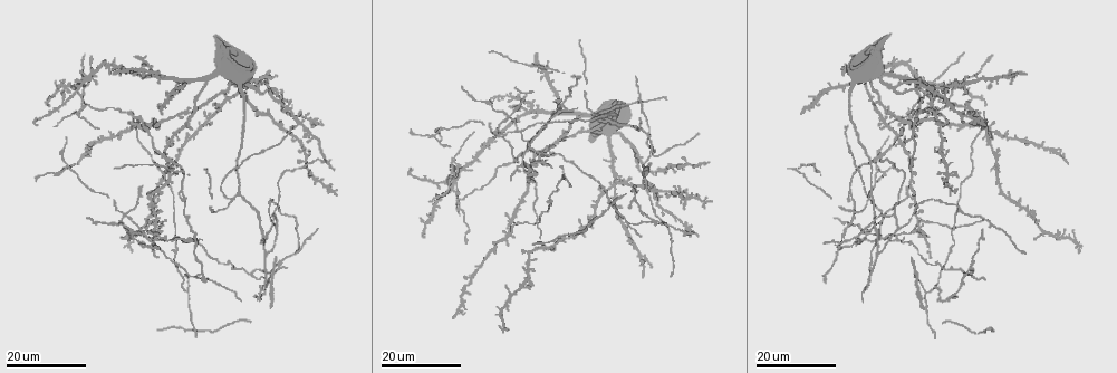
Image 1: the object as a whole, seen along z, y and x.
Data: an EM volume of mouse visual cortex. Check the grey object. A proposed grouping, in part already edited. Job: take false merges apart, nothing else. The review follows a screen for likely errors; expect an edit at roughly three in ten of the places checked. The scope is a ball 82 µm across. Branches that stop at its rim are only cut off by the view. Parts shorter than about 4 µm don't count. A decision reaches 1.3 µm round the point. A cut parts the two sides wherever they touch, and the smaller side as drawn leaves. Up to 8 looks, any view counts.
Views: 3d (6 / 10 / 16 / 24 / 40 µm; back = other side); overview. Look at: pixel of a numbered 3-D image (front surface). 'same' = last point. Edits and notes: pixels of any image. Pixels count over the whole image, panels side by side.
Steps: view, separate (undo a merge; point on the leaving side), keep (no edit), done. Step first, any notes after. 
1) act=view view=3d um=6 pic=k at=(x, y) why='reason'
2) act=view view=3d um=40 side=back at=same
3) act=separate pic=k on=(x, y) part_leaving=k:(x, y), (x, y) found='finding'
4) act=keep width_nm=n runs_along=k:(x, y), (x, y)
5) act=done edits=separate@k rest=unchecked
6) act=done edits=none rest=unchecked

act=view view=3d um=24 pic=1 at=(868, 199) why='arms part here'

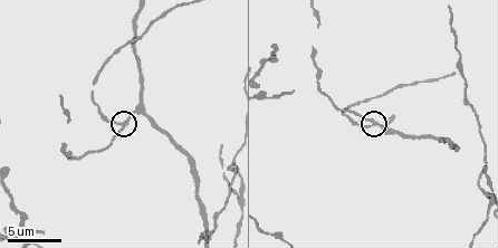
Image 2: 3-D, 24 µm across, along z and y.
act=view view=3d um=10 pic=2 at=(117, 123)

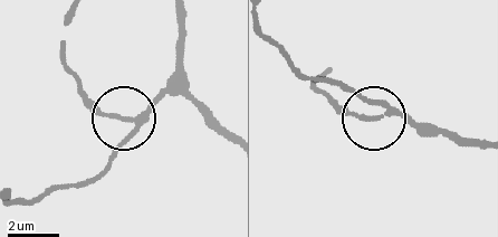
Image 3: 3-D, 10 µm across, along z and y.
act=keep arms=3 runs_along=3:(175, 13), (179, 72), (136, 114), (105, 114), (68, 74) found='one cell here'

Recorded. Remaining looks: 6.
act=view view=3d um=16 pic=1 at=(268, 253) why='three arms meet'

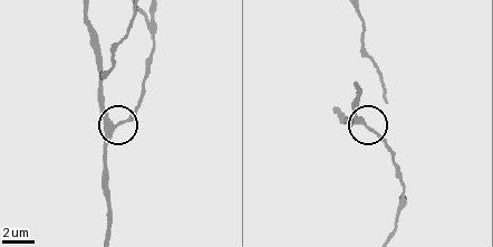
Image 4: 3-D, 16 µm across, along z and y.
act=view view=3d um=6 pic=4 at=(113, 126)

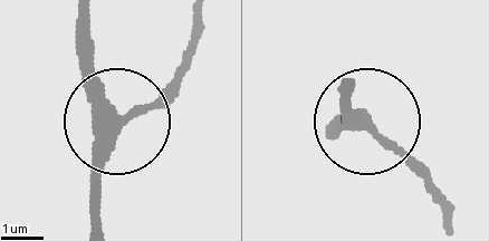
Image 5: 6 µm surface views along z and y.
act=keep runs_along=5:(79, 18), (83, 82), (118, 124), (101, 217) found='one cell here'

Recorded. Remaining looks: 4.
act=view view=3d um=24 pic=1 at=(535, 156) why='three-way junction'

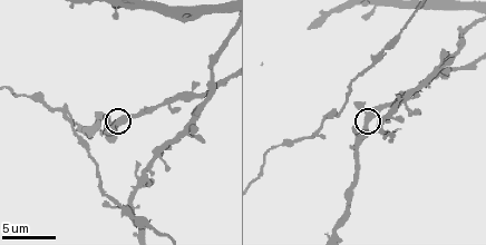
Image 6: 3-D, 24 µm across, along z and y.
act=view view=3d um=10 pic=6 at=(366, 114)

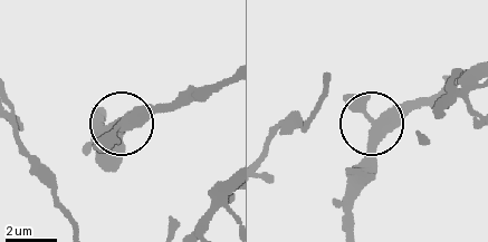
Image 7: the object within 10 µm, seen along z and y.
act=keep side_arm_um=59 found='all the same cell'

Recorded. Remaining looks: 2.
act=view view=3d um=24 pic=1 at=(456, 182) why='three arms meet'

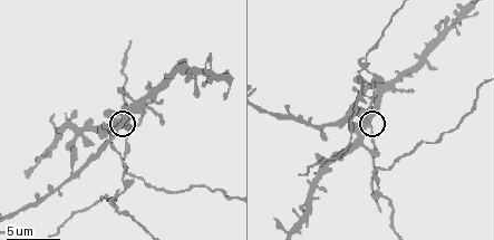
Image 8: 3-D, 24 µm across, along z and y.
act=view view=3d um=6 pic=8 at=(368, 123)

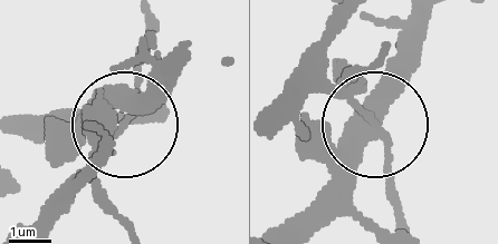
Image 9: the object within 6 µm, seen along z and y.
act=keep arms=3 runs_along=9:(425, 25), (369, 142), (287, 223) found='continuous, no second cell'

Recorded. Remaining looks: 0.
act=done edits=none rest=unchecked

